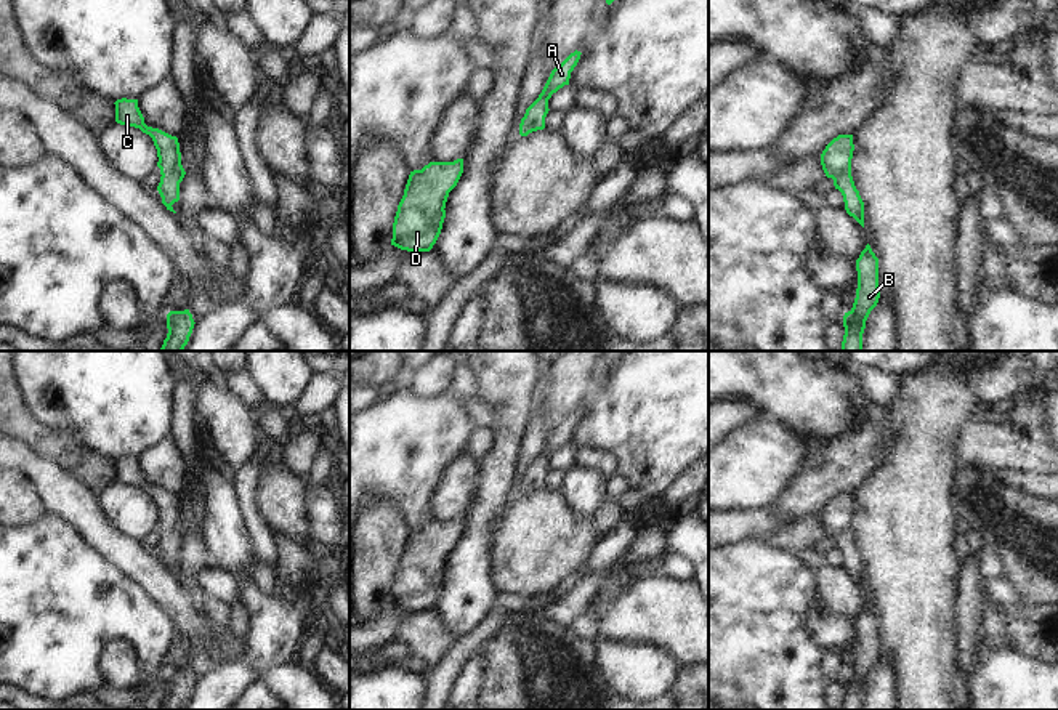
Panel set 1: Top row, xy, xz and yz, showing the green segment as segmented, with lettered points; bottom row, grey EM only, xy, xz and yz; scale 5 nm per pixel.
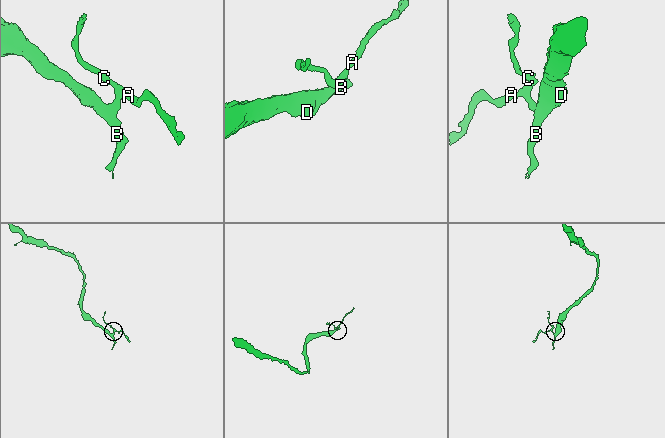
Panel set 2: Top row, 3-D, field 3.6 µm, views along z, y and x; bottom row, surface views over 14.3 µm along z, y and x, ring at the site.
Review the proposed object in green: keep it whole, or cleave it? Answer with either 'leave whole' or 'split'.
leave whole

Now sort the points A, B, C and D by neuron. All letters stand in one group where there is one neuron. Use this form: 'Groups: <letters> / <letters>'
Groups: A B C D

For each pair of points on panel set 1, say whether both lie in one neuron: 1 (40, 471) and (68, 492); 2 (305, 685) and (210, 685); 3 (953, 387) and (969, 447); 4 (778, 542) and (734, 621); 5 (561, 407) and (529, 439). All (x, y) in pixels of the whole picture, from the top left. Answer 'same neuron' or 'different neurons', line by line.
1: same neuron
2: different neurons
3: different neurons
4: different neurons
5: different neurons

